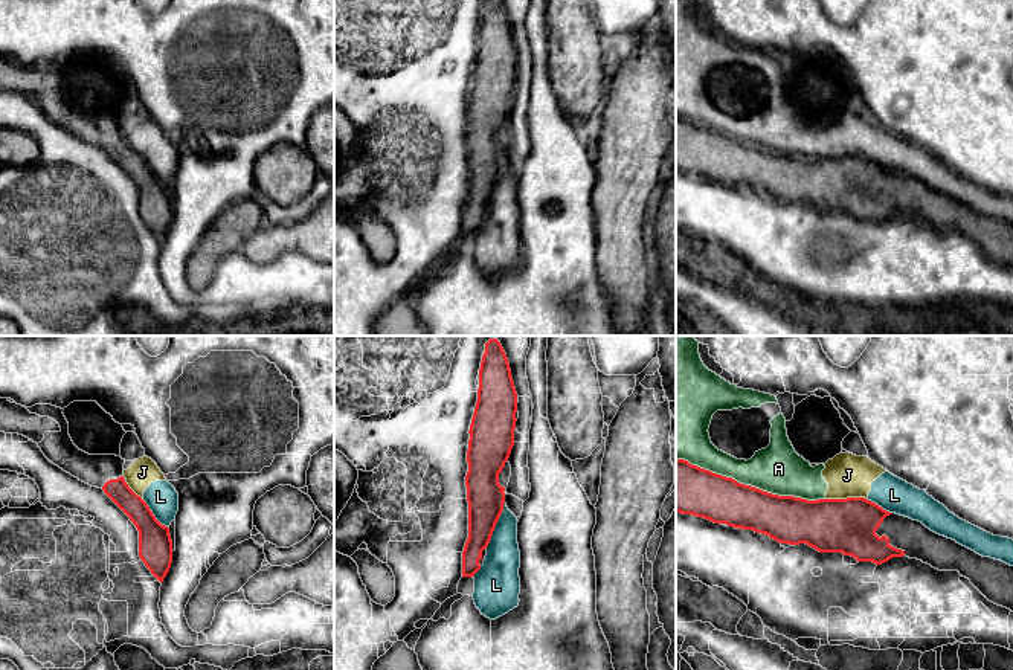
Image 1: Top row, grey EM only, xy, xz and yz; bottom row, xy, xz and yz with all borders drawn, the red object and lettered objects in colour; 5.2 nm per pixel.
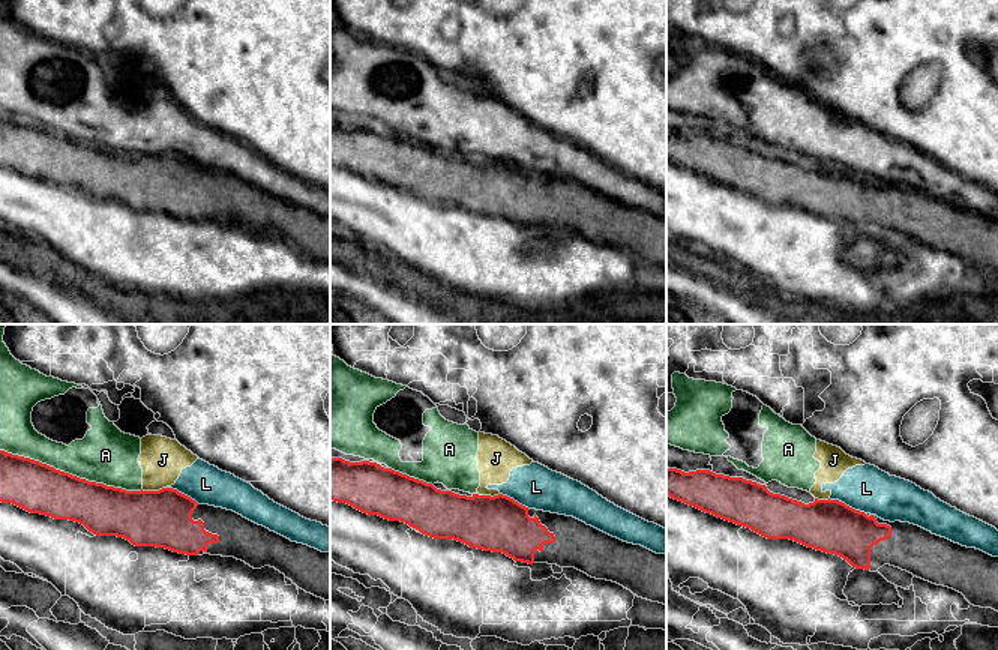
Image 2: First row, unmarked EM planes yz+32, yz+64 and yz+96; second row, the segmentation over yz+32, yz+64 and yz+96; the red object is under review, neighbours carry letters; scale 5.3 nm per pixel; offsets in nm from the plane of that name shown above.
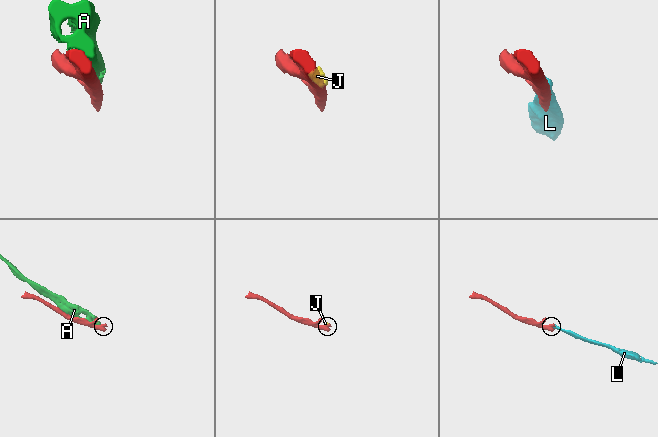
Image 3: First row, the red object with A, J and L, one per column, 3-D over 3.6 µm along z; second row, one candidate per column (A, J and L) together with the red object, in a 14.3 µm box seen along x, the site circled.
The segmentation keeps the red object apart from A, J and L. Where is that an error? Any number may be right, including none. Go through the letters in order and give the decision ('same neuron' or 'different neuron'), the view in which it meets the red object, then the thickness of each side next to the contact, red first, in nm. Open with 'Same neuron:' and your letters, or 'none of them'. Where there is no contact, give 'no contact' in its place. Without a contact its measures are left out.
Same neuron: none of them
A: different neuron | yz | 240/260 nm
J: different neuron | yz | 280/220 nm
L: different neuron | xz | 200/200 nm

